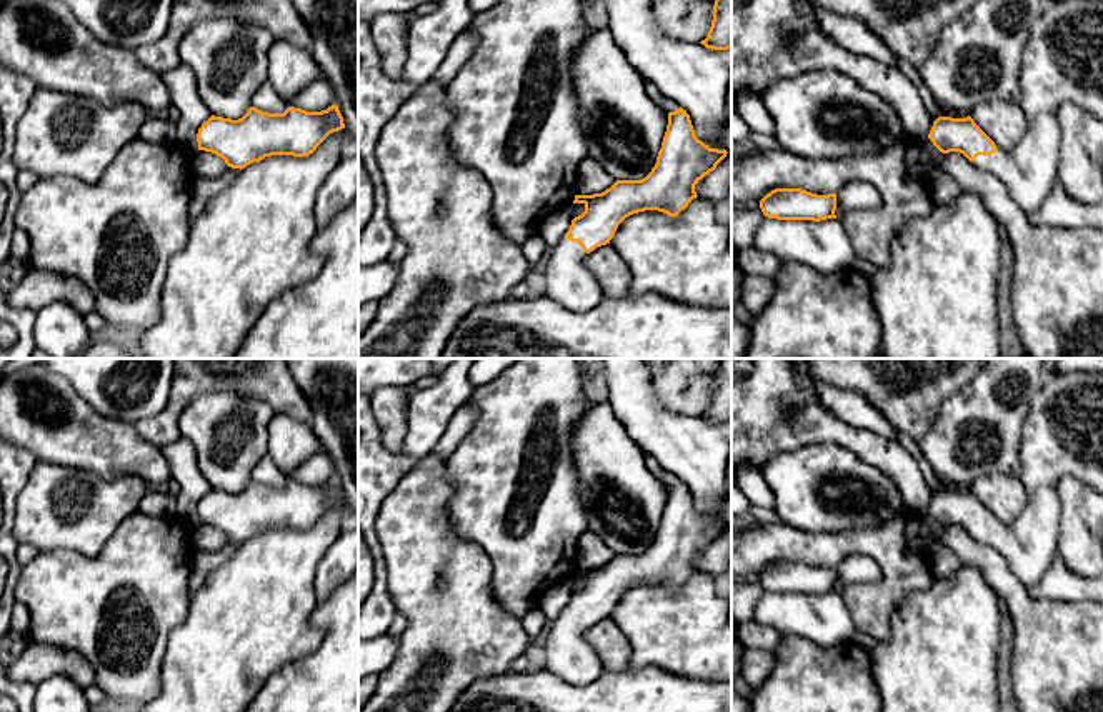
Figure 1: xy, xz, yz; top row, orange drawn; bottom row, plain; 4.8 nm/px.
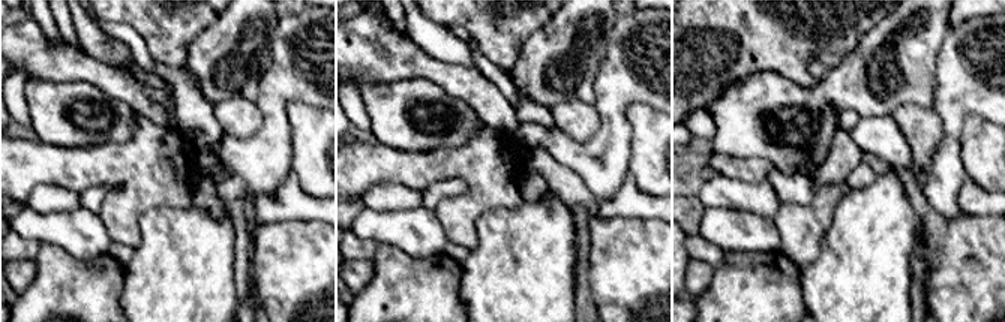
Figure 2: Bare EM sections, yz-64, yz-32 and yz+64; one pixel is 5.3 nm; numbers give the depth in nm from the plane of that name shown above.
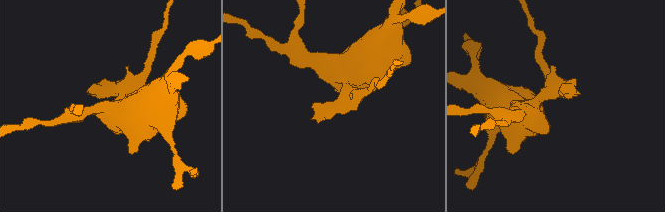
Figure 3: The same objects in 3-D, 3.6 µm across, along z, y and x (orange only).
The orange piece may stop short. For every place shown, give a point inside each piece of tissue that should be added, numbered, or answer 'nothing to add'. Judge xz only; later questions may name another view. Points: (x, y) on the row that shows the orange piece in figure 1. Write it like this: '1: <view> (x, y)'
1: xz (568, 282)

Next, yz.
1: yz (1062, 62)

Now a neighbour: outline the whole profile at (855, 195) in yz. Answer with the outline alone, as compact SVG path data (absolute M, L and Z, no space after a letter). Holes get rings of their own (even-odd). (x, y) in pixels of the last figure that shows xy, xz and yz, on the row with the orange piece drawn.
M848 182L838 193L836 193L836 218L841 218L850 210L861 210L861 208L878 208L881 205L881 195L868 182Z

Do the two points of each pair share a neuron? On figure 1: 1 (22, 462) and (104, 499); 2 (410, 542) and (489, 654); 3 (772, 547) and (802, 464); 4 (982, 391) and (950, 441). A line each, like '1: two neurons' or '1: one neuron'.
1: two neurons
2: one neuron
3: two neurons
4: one neuron

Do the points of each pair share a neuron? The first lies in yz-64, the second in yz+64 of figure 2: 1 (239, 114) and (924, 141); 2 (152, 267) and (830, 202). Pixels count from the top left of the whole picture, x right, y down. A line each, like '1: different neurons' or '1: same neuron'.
1: same neuron
2: different neurons

